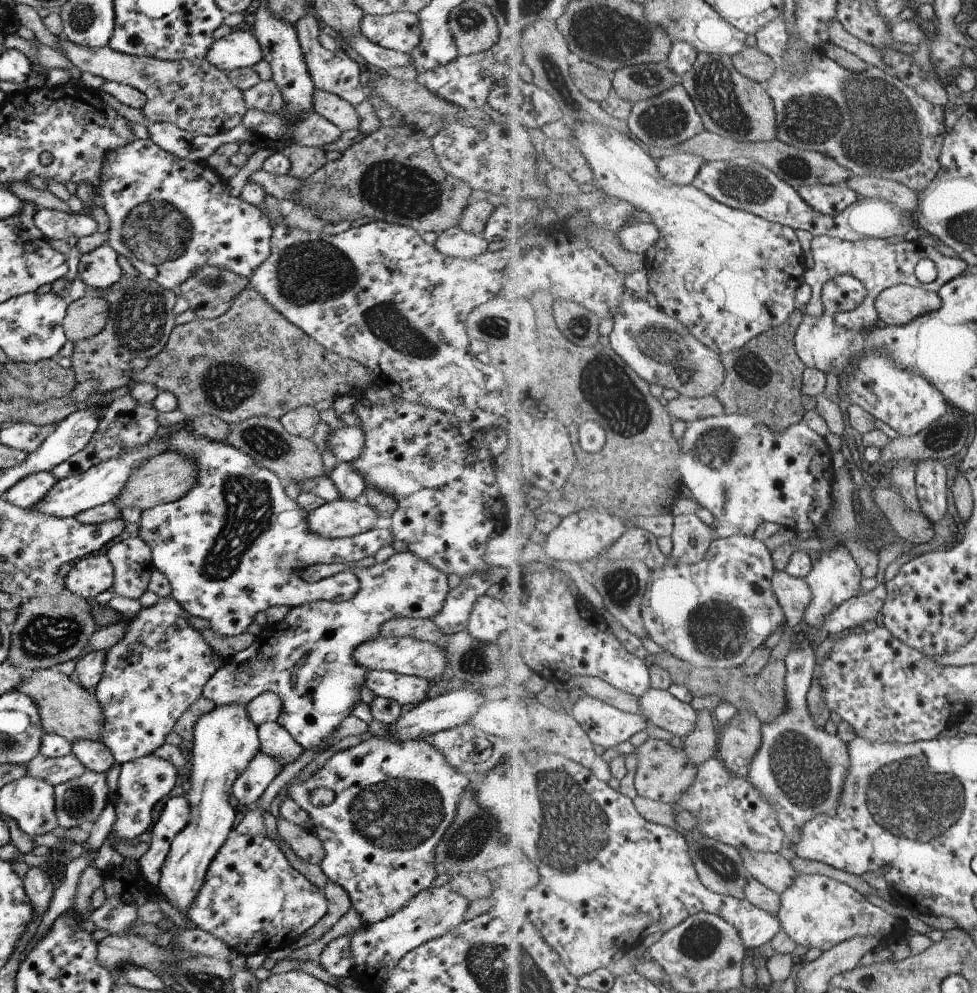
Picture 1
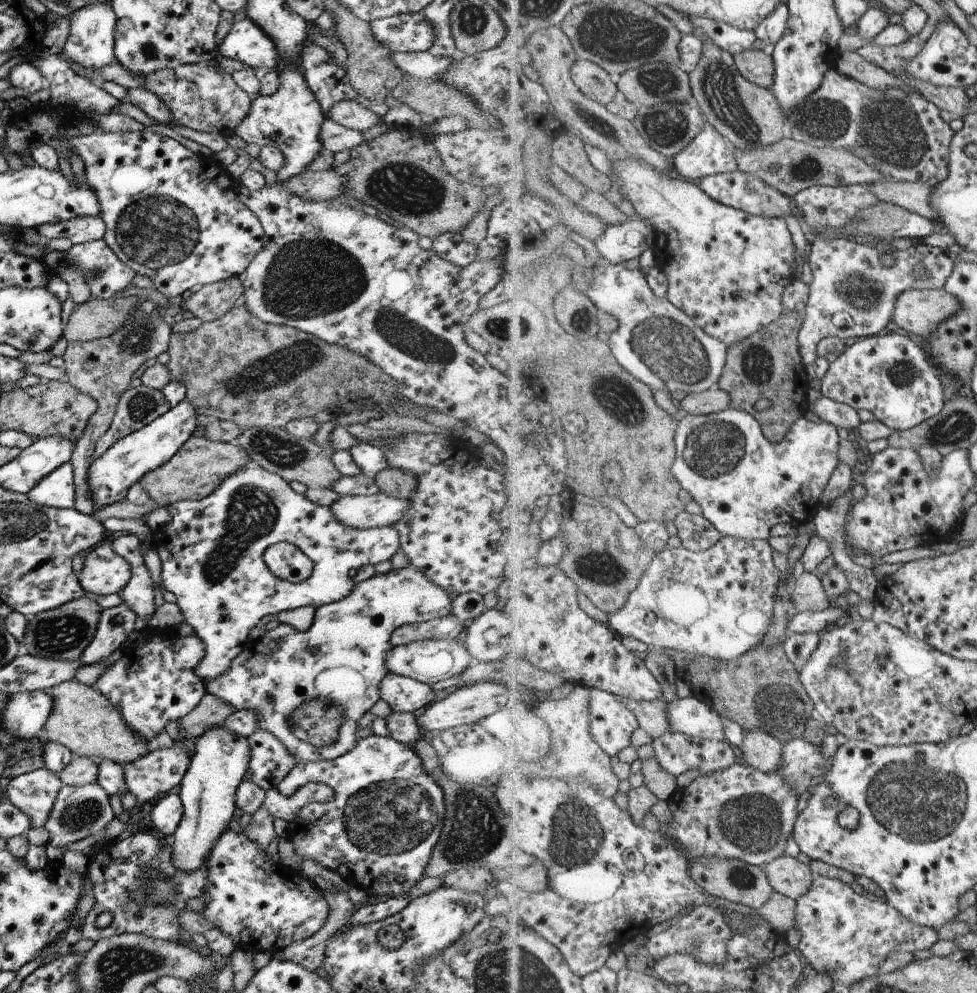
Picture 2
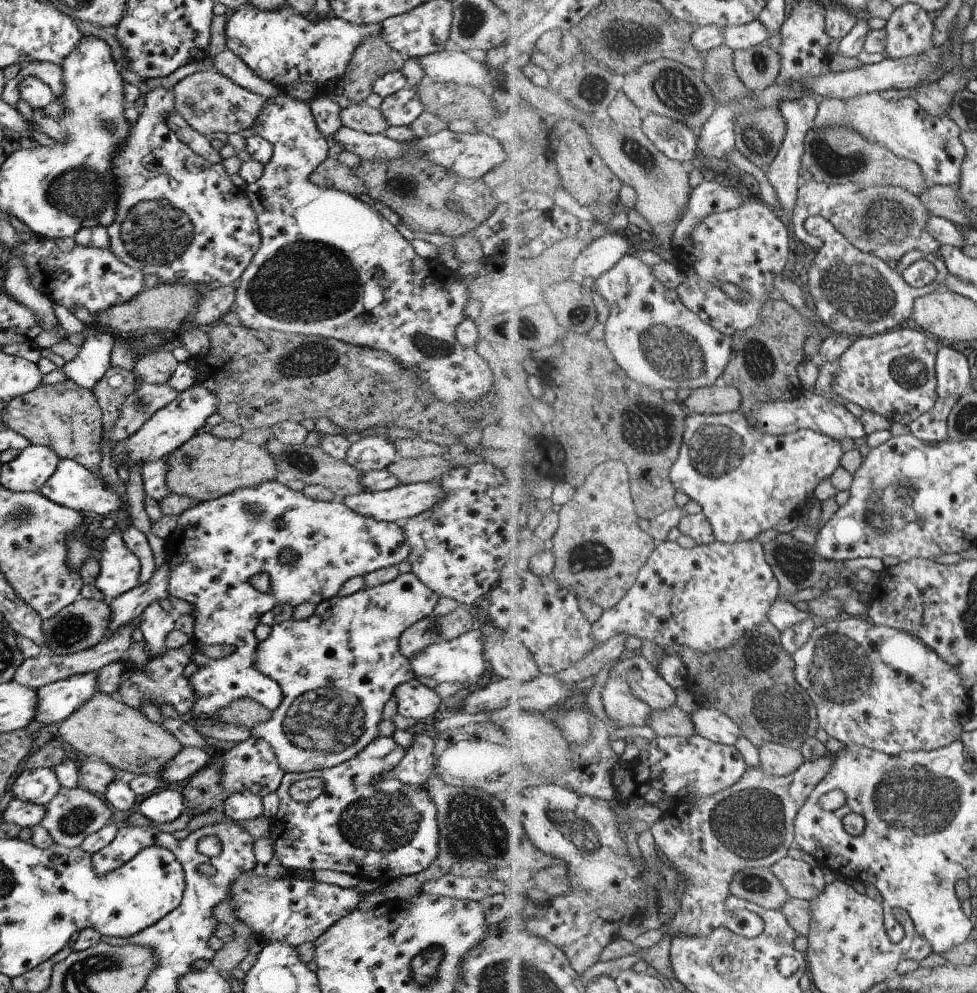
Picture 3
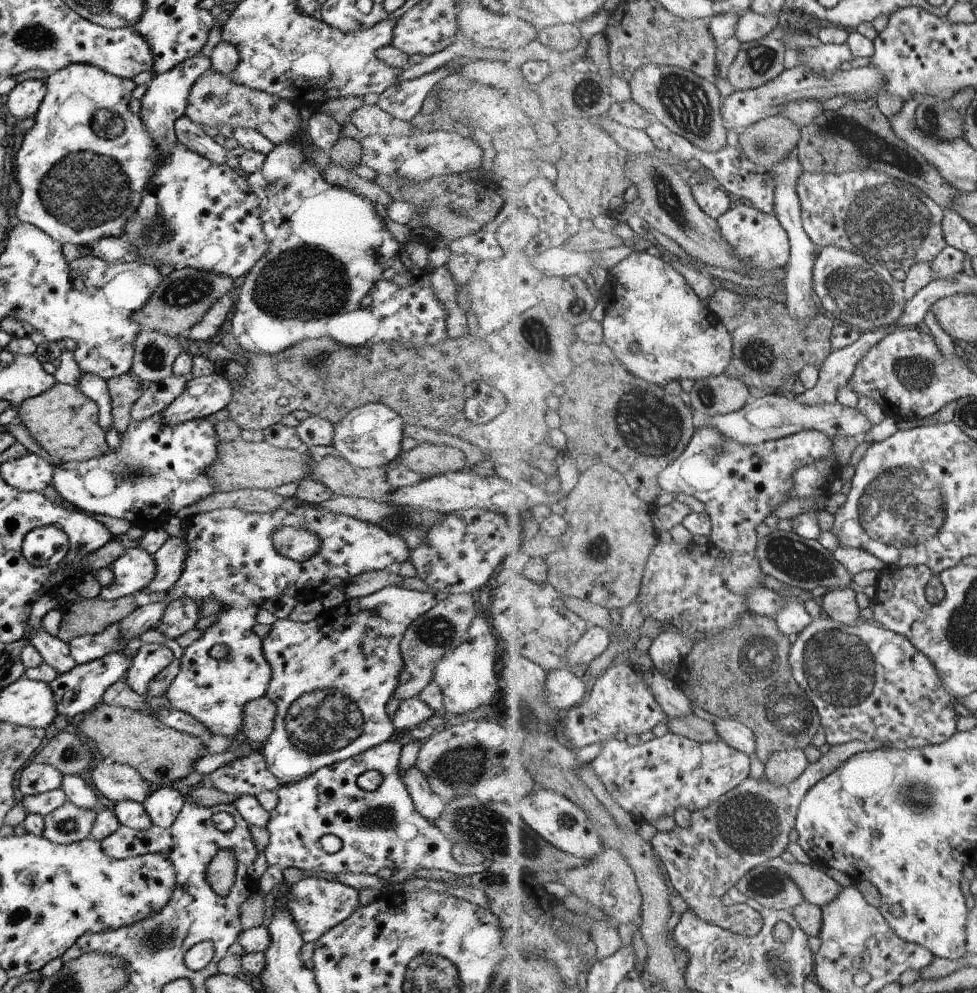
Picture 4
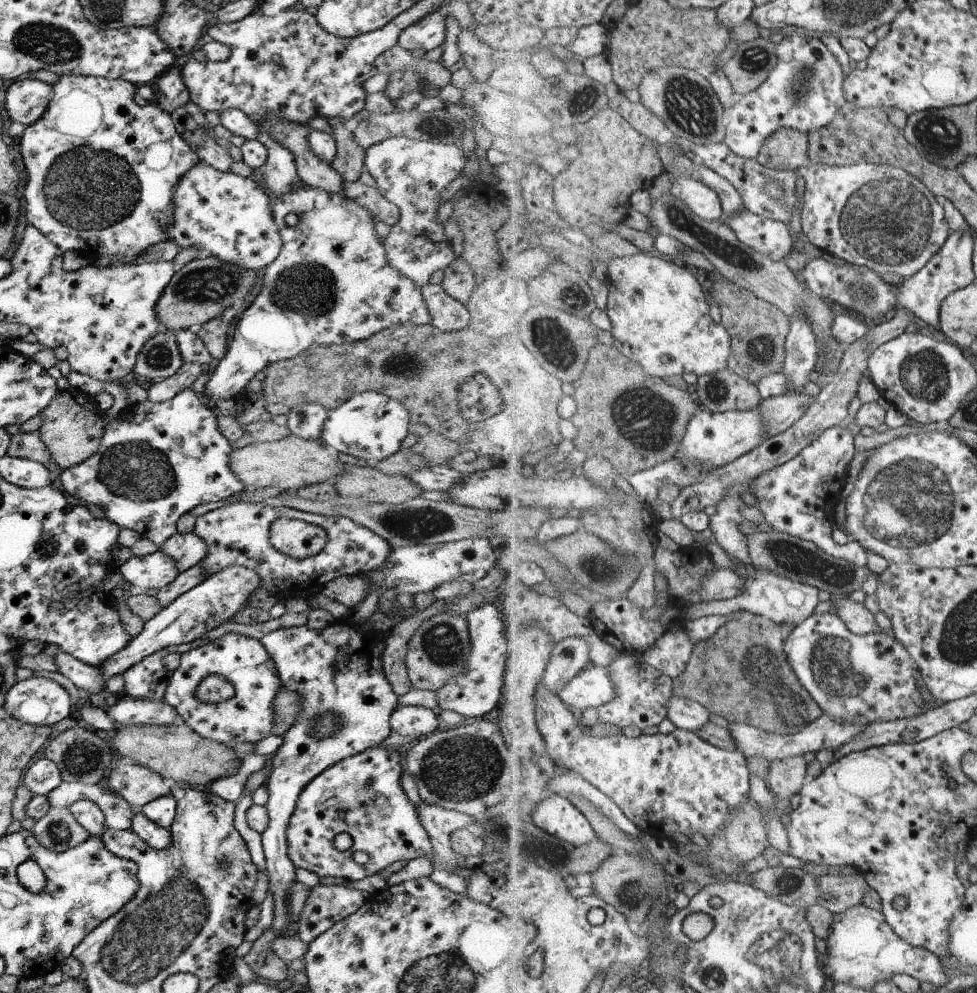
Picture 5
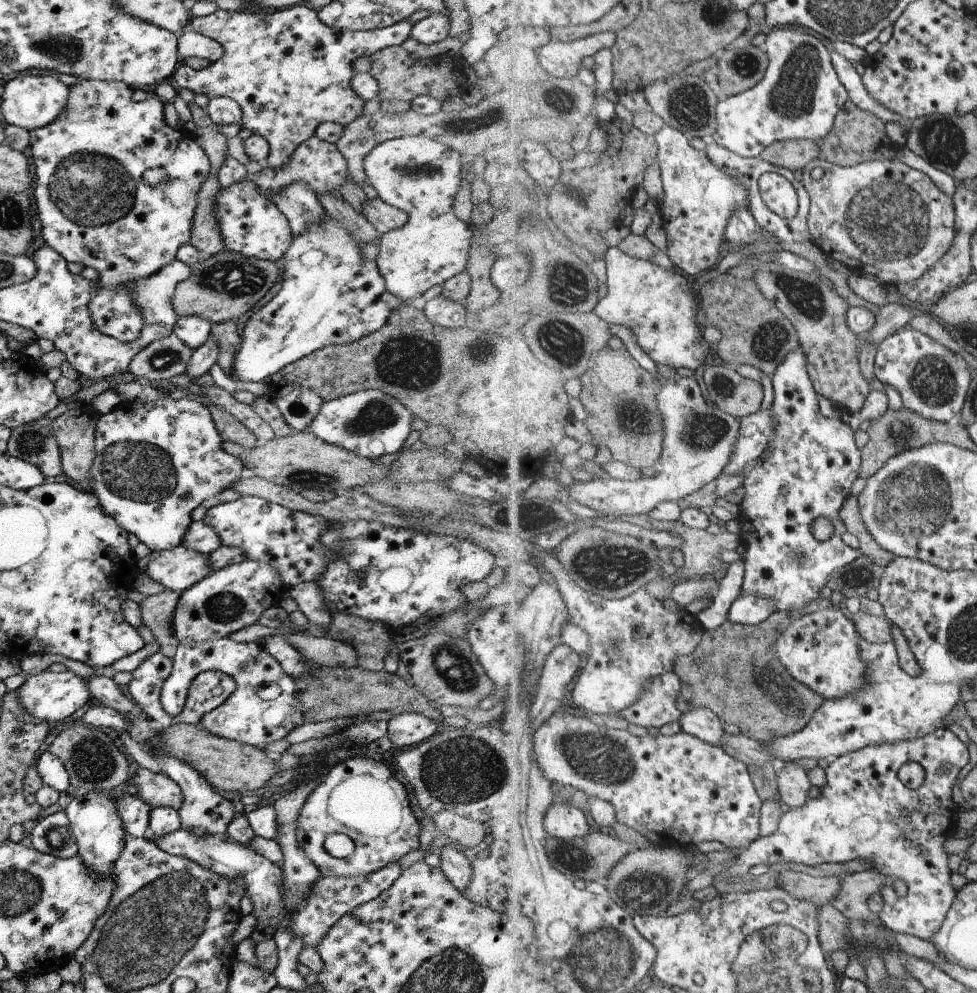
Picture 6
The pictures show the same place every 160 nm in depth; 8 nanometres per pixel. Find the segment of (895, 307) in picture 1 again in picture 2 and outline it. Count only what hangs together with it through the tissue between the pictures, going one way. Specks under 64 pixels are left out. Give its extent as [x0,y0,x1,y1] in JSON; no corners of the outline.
[892,288,960,340]

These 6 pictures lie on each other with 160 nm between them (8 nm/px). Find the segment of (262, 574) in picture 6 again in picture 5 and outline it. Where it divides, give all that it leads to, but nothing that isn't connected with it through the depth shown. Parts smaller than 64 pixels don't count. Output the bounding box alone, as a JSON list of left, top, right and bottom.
[95,565,259,681]

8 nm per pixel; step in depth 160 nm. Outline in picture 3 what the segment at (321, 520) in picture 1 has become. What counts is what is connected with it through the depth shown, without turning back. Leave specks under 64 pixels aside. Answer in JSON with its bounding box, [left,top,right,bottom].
[341,481,441,523]

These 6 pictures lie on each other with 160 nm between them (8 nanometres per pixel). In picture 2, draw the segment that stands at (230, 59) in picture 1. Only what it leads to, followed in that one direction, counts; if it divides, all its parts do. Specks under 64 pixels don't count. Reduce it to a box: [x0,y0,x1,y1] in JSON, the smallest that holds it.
[216,17,278,73]

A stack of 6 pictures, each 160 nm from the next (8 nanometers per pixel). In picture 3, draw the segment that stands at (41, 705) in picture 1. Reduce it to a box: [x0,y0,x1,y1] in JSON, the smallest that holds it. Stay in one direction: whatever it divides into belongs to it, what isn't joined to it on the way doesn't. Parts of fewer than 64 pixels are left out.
[55,691,182,775]

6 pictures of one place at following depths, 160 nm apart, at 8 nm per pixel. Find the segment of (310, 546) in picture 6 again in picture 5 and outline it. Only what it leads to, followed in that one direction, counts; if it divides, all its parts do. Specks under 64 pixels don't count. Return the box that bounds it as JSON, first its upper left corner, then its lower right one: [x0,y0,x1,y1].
[192,502,392,600]

